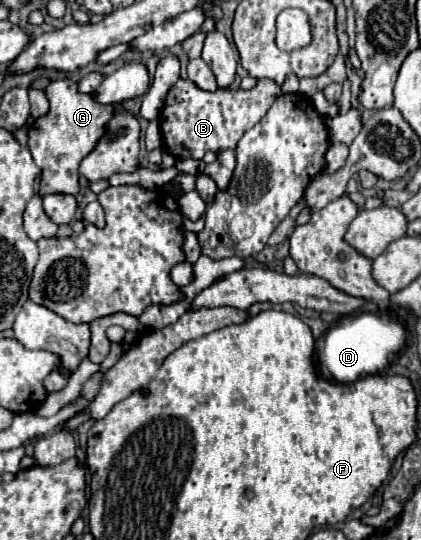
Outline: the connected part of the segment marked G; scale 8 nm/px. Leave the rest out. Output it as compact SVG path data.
M63 78L53 80L45 88L49 100L49 112L33 122L29 128L29 150L35 164L41 168L41 188L39 194L77 194L79 192L79 164L81 160L97 146L101 134L105 134L105 126L109 118L113 118L113 110L121 110L121 102L117 104L99 104L93 94L83 94L77 88L77 82Z

